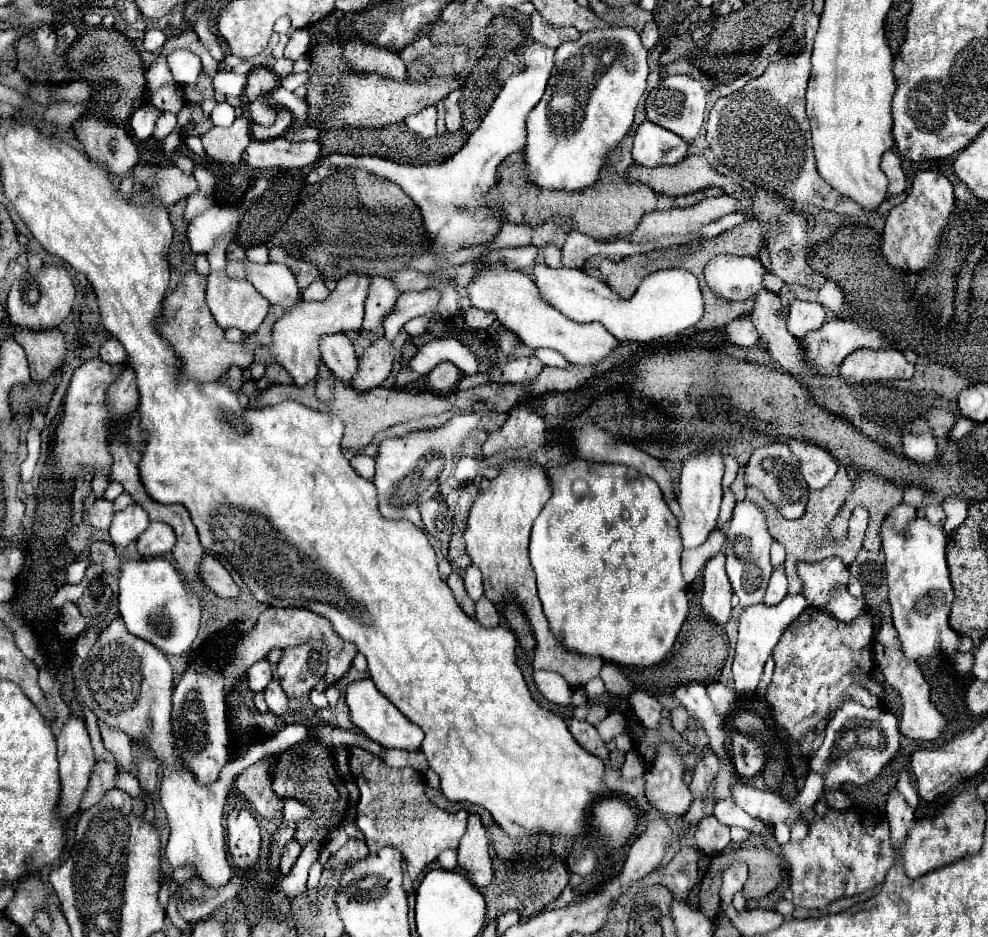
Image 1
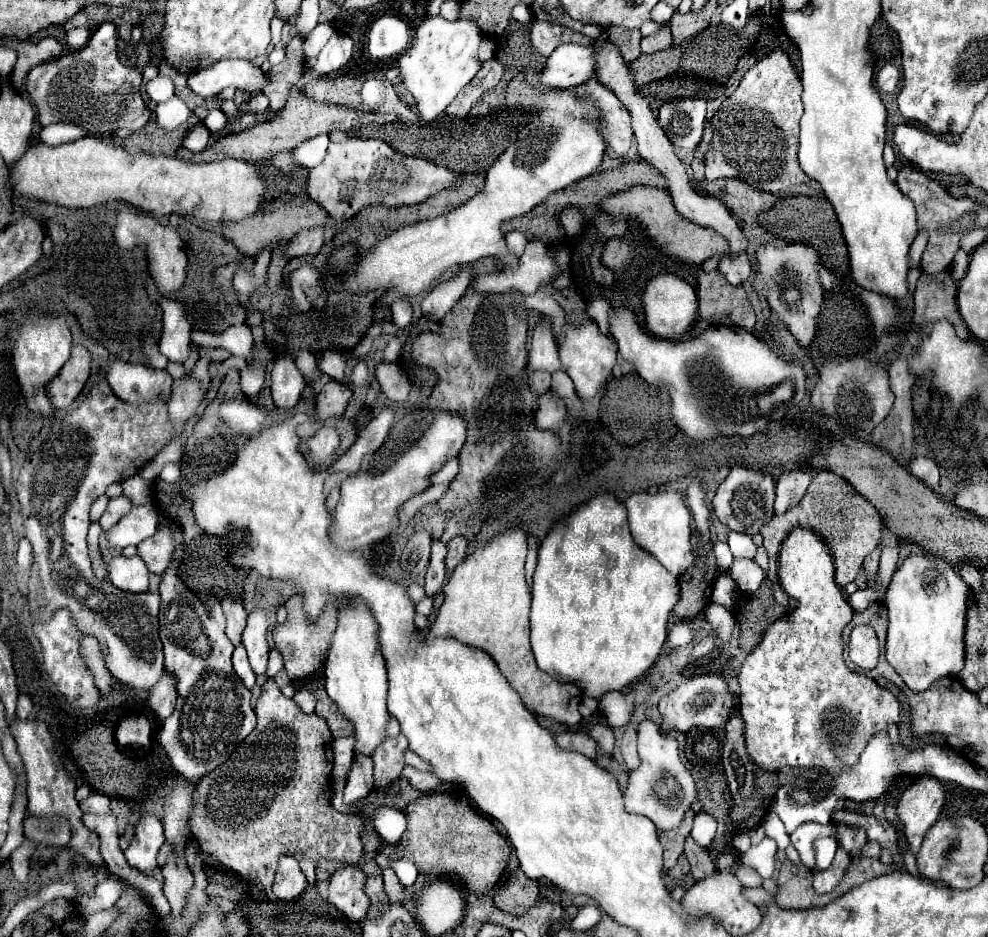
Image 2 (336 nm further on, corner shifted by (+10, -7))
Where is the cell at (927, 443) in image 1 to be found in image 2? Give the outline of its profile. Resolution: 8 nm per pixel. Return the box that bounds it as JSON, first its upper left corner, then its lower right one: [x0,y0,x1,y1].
[908,457,940,487]

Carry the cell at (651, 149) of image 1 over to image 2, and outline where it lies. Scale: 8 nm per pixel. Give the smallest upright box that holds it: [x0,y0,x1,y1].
[572,79,634,157]

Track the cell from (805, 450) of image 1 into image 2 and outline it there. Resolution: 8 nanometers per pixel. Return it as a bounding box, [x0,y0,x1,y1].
[774,471,812,515]

